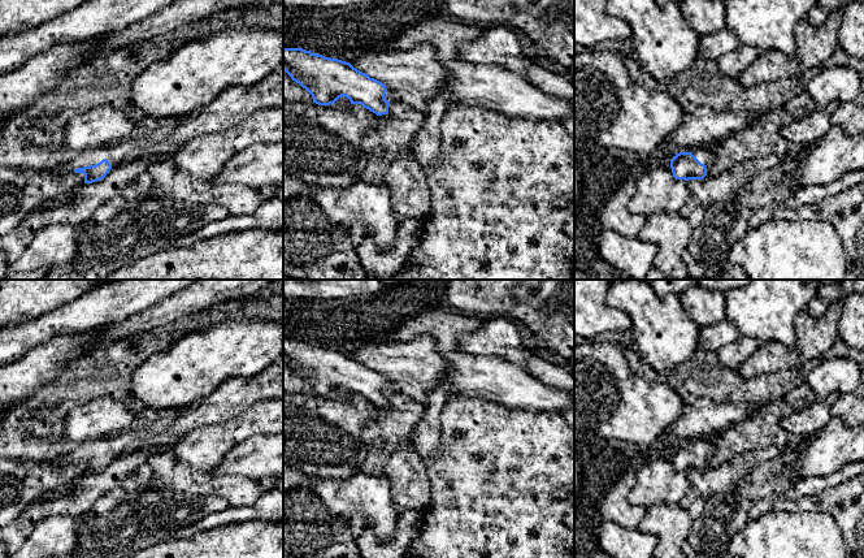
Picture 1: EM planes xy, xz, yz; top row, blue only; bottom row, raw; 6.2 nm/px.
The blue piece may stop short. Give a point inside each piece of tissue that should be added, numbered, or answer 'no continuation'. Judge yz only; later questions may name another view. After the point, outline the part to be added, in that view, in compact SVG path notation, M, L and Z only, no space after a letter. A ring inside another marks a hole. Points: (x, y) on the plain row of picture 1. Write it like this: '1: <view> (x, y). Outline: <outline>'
1: yz (706, 446). Outline: M713 438L695 440L691 445L705 457L705 459L711 458L715 453L715 441Z

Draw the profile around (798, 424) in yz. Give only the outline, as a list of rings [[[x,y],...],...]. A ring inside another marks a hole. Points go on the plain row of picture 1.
[[[832,393],[825,399],[816,399],[813,405],[802,411],[793,411],[782,421],[783,429],[793,440],[820,432],[832,420],[830,407],[838,397],[838,393]]]

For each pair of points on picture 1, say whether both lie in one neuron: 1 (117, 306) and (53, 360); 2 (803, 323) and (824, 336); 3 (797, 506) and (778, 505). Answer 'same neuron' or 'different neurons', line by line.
1: different neurons
2: same neuron
3: same neuron

